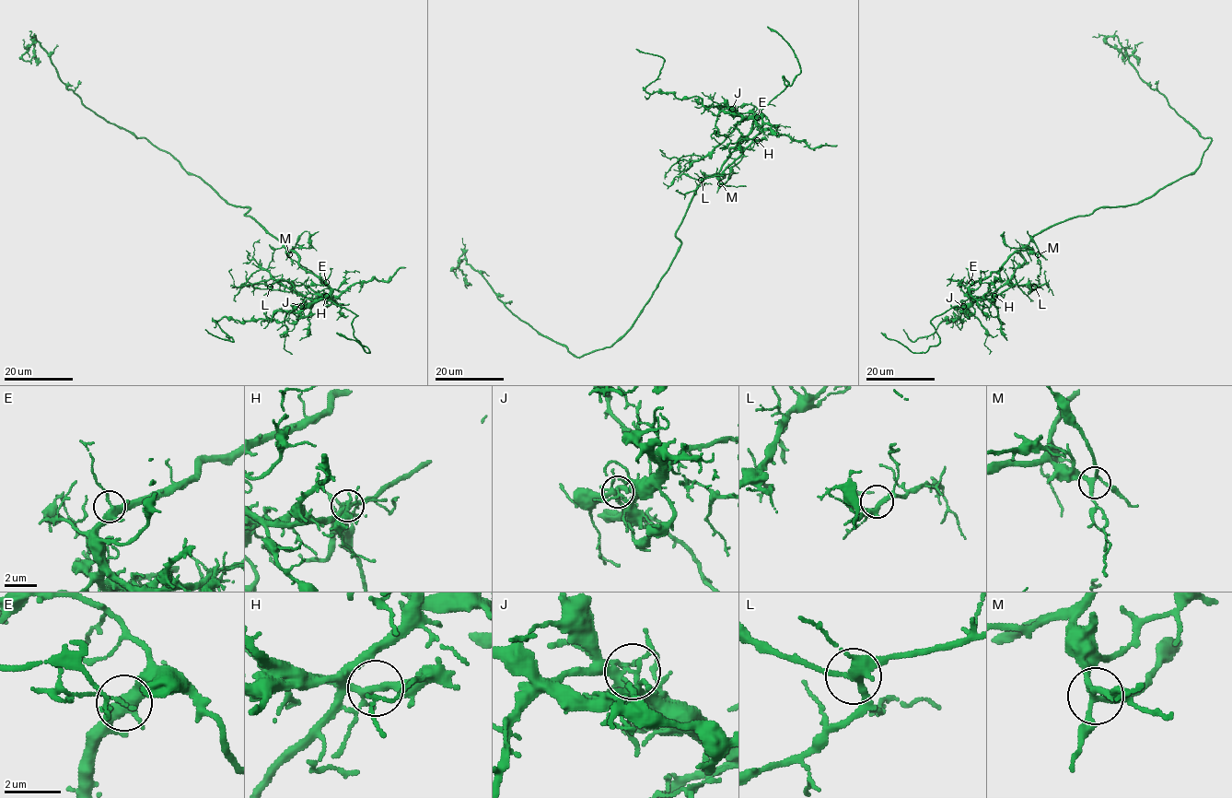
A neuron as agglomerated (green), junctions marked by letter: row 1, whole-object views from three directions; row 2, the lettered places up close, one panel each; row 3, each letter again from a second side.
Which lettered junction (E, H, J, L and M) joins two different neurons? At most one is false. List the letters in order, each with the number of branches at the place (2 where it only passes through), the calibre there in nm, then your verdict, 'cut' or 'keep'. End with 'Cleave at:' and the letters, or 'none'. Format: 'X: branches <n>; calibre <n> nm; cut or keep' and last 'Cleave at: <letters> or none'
E: branches 5; calibre 360 nm; keep
H: branches 4; calibre 240 nm; keep
J: branches 5; calibre 220 nm; cut
L: branches 4; calibre 300 nm; keep
M: branches 4; calibre 200 nm; keep
Cleave at: J

